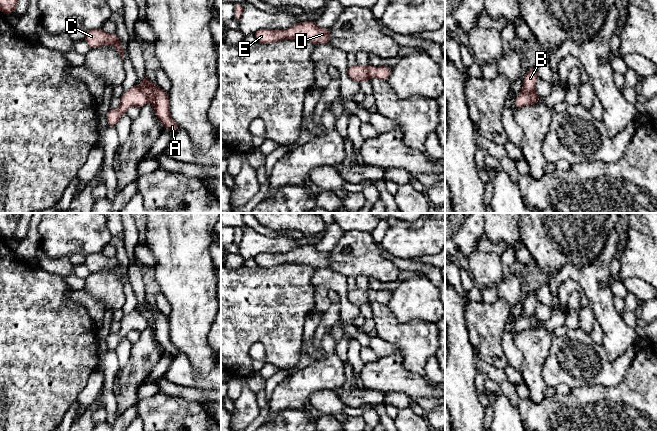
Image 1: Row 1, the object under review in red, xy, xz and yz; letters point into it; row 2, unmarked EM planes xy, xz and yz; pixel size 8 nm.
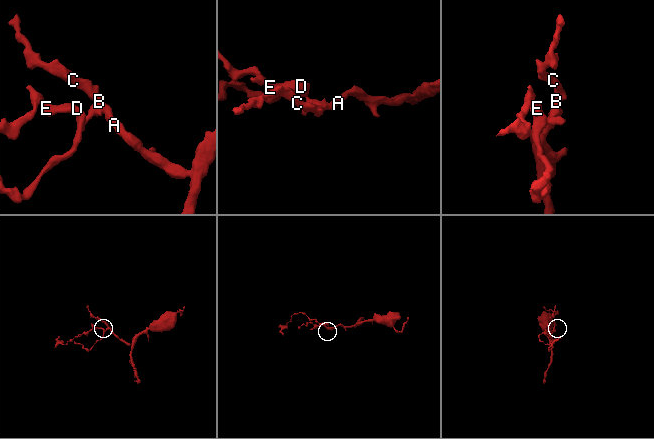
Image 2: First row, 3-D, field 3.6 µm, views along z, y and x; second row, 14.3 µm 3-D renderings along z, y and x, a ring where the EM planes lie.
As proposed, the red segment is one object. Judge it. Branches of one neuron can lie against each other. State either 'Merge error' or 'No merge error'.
Merge error

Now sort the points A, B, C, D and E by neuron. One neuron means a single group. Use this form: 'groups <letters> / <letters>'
groups A B C / D E

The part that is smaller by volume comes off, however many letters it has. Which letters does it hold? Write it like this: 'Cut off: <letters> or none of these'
Cut off: D, E

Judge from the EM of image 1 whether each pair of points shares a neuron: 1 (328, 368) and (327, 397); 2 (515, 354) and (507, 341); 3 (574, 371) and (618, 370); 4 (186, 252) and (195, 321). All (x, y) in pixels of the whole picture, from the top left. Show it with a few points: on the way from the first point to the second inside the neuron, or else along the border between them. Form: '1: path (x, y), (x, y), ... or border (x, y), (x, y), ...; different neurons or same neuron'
1: border (332, 389), (315, 391), (310, 396), (309, 403); different neurons
2: path (512, 351), (508, 344); same neuron
3: path (585, 371), (607, 370); same neuron
4: path (186, 269), (186, 275), (193, 295), (193, 304); same neuron

